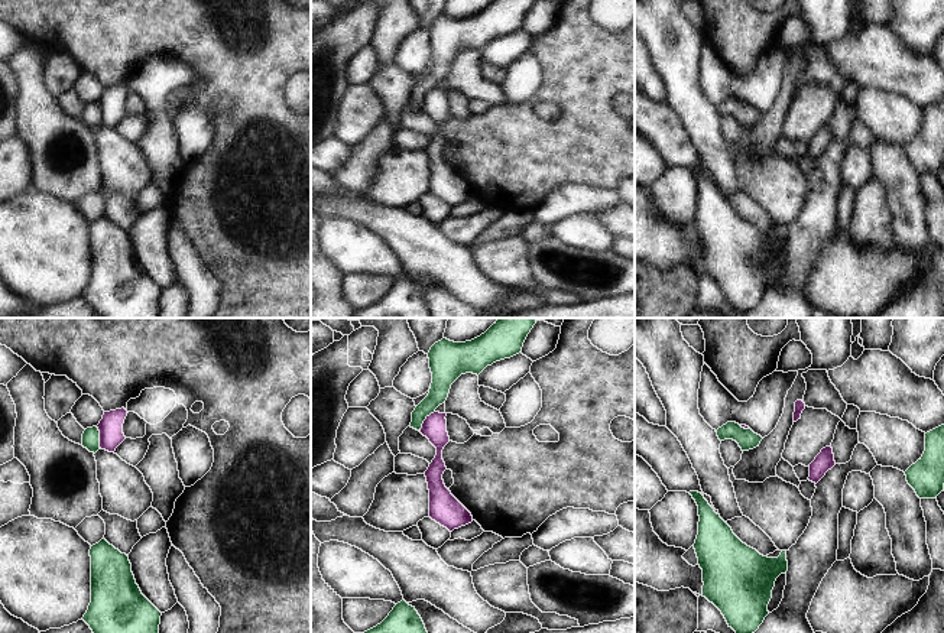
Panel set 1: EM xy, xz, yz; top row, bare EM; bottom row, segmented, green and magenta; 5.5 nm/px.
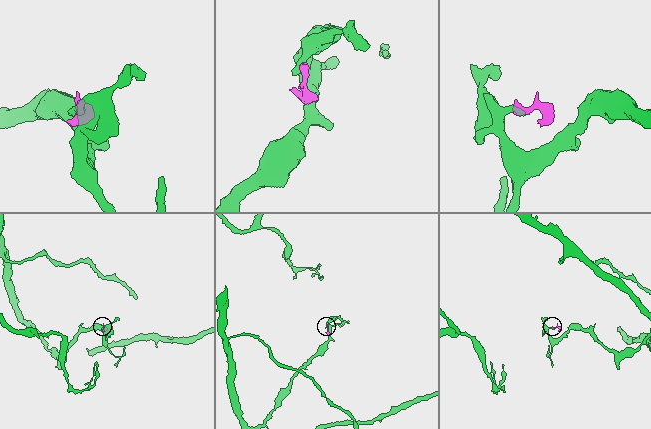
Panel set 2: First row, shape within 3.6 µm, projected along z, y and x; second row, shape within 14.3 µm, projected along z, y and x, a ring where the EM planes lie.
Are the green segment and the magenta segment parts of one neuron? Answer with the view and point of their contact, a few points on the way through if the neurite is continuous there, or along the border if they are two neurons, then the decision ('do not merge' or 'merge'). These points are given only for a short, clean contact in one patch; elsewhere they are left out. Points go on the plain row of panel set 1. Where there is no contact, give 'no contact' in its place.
contact xz (424, 96); border xz (434, 87), (424, 97), (419, 107); do not merge

